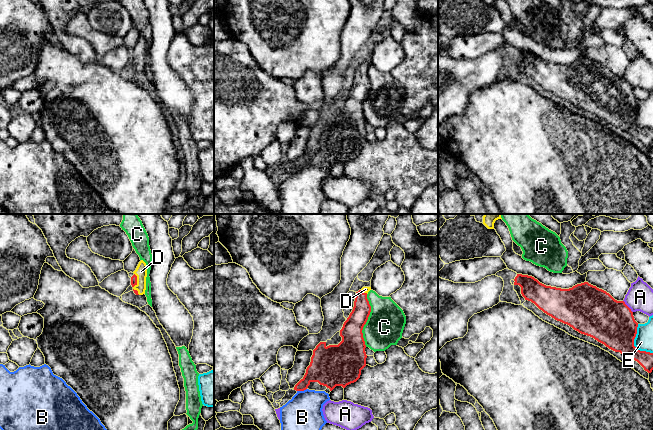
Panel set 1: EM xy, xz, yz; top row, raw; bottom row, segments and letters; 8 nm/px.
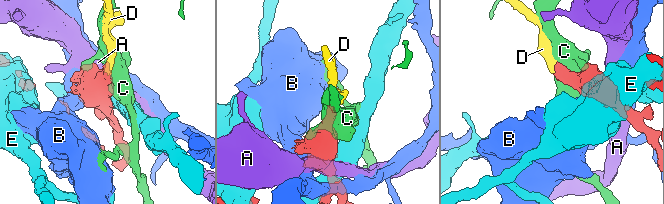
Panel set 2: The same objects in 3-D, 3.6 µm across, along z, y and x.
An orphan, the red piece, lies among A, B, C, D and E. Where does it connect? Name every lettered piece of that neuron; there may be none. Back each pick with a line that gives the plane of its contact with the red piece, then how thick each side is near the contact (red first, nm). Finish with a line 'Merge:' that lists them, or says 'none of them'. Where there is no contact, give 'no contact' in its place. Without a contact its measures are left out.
D: contact in xy; calibres 50 and 100 nm
Merge: D

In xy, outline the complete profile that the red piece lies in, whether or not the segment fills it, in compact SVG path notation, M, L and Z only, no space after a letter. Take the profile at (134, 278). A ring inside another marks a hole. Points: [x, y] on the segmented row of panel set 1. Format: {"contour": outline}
{"contour": "M141 260L133 273L134 275L131 277L131 285L133 287L134 293L136 295L145 294L147 277L146 263Z"}

